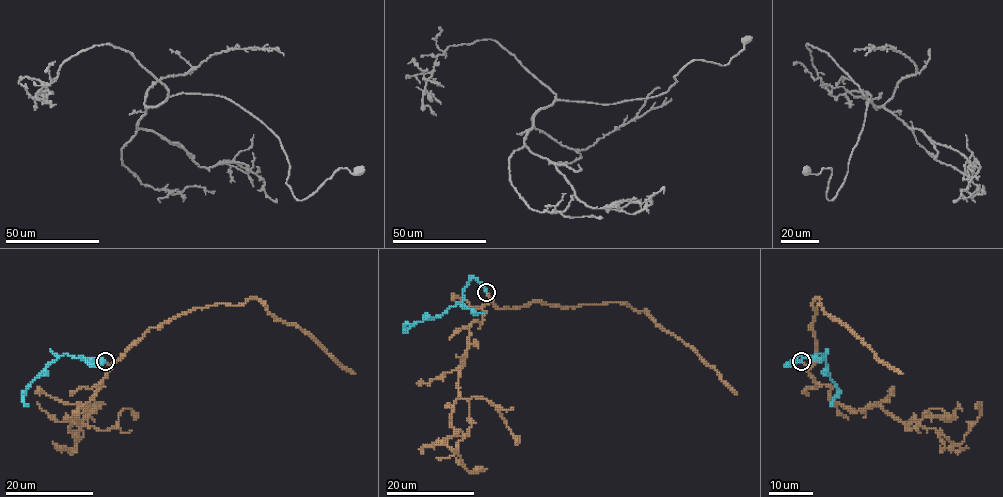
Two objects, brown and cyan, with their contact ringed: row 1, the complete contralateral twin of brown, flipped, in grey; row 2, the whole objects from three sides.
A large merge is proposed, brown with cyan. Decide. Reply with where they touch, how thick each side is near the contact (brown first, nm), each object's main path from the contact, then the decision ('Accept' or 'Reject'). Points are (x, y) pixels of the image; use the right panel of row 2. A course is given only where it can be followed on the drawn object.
Place: (801, 361). Thickness 220 nm (brown) against 240 nm. Course of brown: (801, 362), (812, 365), (816, 359), (810, 328), (815, 309), (811, 305), (817, 297), (826, 313), (902, 374). Course of cyan: (801, 362), (785, 366), (798, 356), (817, 354), (826, 359), (826, 370), (838, 390), (832, 400), (833, 405). Accept

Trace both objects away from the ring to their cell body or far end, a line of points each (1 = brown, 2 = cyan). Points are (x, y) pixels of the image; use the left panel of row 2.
1: (104, 362), (112, 365), (150, 328), (193, 309), (243, 305), (254, 297), (281, 321), (300, 327), (354, 374)
2: (104, 362), (91, 366), (81, 356), (58, 356), (25, 390), (23, 400), (28, 405)

